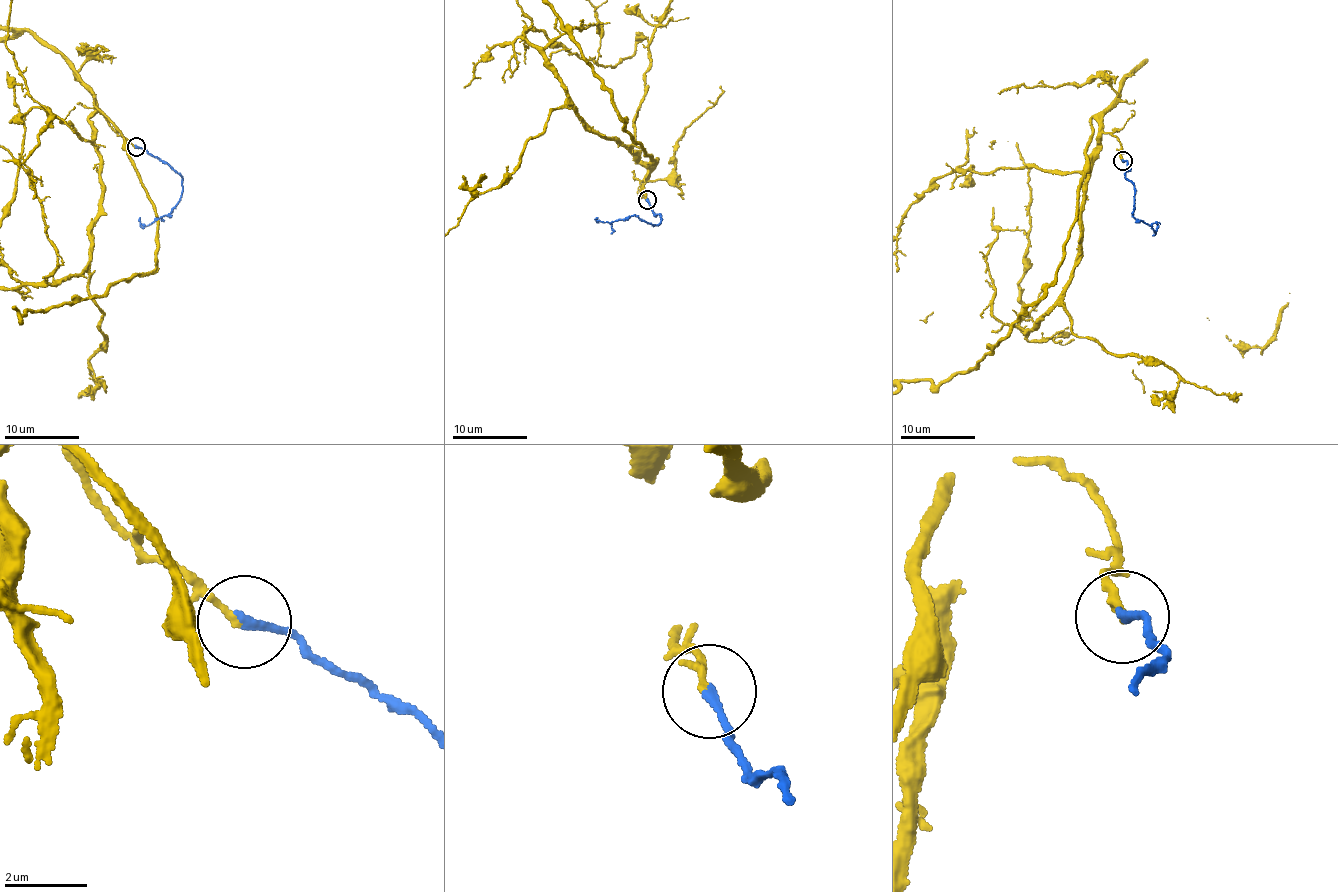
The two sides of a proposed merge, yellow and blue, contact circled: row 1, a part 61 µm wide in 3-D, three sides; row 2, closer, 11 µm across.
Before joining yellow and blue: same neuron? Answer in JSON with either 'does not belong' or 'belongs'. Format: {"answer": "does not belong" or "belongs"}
{"answer": "belongs"}

